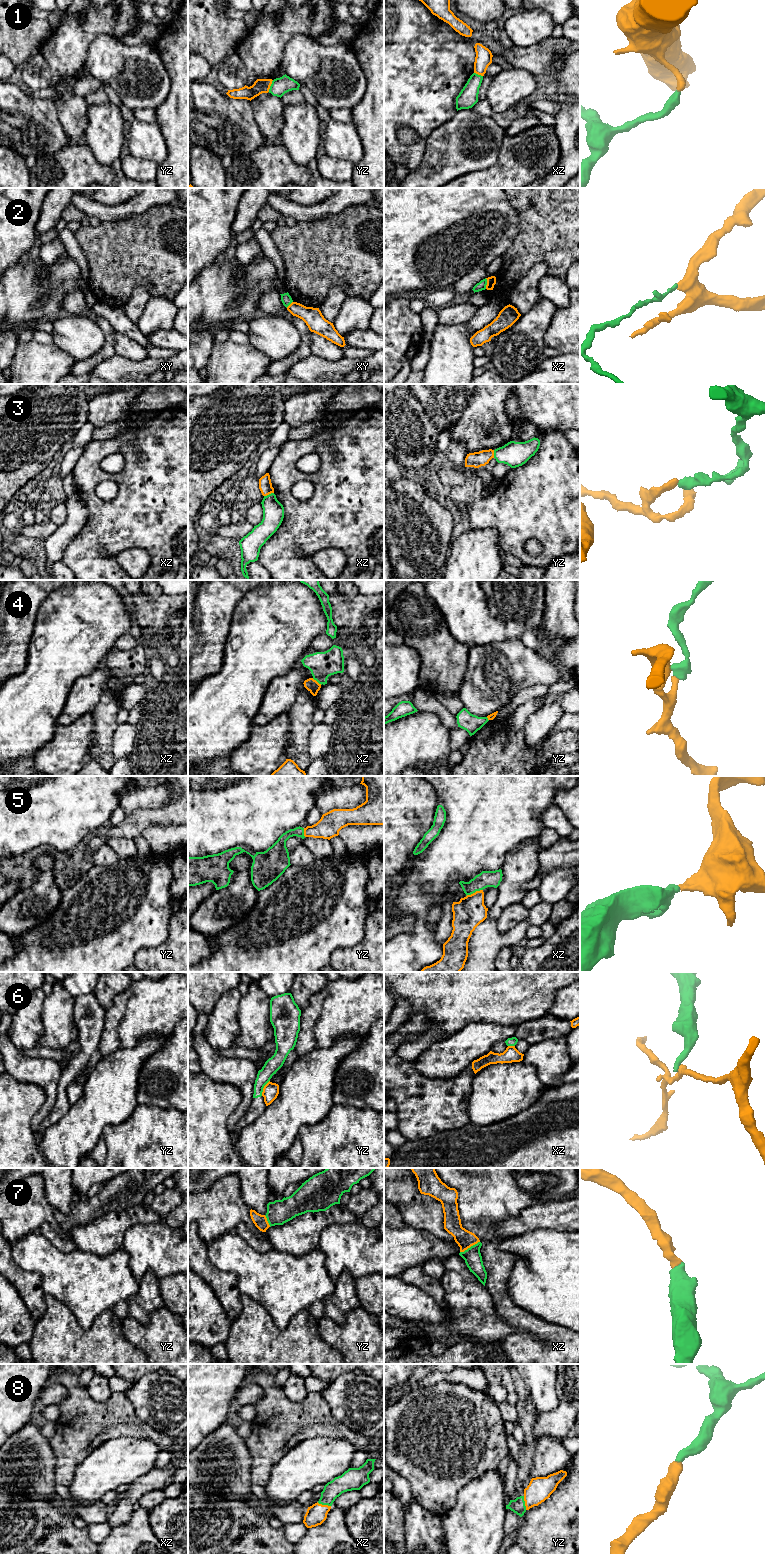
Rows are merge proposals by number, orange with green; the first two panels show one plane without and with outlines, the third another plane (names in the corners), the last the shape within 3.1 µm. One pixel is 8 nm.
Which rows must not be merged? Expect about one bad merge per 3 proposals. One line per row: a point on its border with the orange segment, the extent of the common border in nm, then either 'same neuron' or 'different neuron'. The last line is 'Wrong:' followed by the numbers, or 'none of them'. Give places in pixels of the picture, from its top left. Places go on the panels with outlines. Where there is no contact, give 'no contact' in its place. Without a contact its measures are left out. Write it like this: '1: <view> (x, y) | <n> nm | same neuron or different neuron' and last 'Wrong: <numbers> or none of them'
1: yz (270, 85) | 100 nm | different neuron
2: xz (487, 283) | 90 nm | different neuron
3: xz (268, 494) | 90 nm | different neuron
4: xz (316, 681) | 90 nm | different neuron
5: xz (475, 892) | 150 nm | same neuron
6: yz (263, 1088) | 140 nm | different neuron
7: xz (469, 1247) | 180 nm | same neuron
8: yz (525, 1503) | 110 nm | same neuron
Wrong: 1, 2, 3, 4, 6

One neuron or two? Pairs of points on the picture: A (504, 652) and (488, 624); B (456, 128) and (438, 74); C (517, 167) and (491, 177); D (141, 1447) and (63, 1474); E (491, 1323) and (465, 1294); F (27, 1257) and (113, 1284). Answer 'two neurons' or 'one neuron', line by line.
A: two neurons
B: two neurons
C: one neuron
D: two neurons
E: one neuron
F: one neuron

